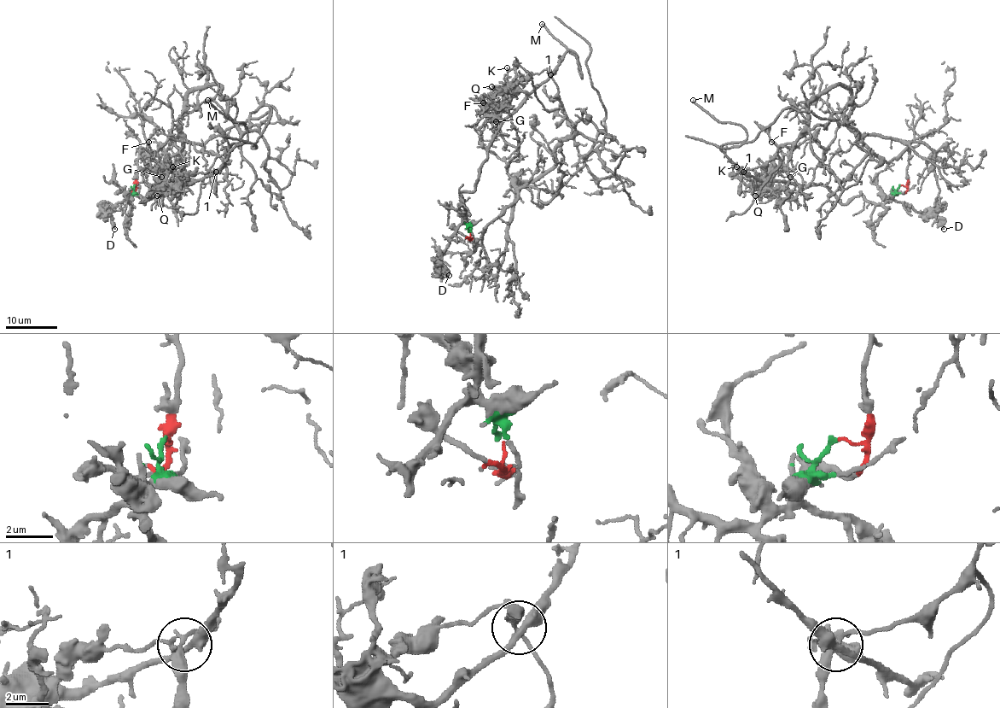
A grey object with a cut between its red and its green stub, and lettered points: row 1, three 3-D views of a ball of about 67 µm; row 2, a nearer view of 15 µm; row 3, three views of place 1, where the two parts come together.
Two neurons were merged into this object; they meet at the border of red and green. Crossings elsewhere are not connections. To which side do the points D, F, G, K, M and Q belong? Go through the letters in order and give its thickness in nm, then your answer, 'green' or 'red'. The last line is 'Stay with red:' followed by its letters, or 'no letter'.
D: calibre 280 nm; green
F: calibre 160 nm; red
G: calibre 150 nm; green
K: calibre 130 nm; green
M: calibre 220 nm; green
Q: calibre 140 nm; green
Stay with red: F

